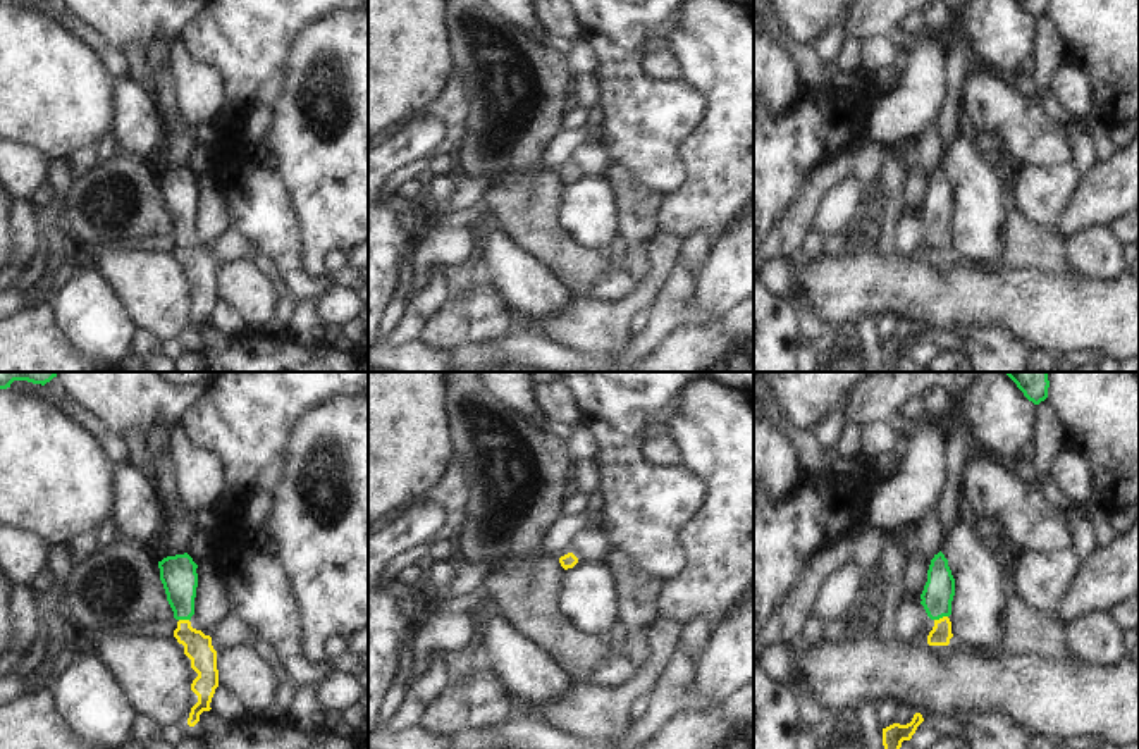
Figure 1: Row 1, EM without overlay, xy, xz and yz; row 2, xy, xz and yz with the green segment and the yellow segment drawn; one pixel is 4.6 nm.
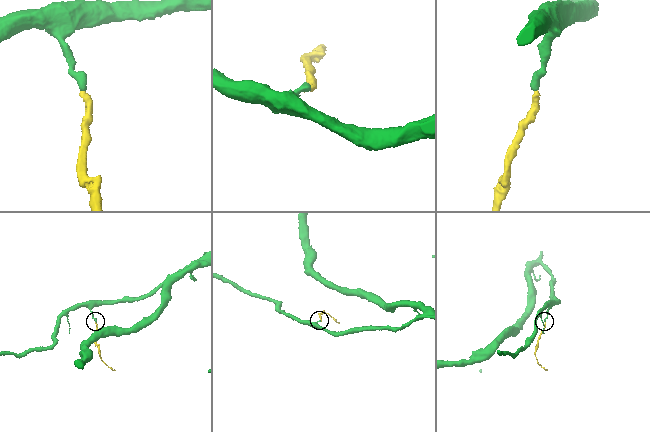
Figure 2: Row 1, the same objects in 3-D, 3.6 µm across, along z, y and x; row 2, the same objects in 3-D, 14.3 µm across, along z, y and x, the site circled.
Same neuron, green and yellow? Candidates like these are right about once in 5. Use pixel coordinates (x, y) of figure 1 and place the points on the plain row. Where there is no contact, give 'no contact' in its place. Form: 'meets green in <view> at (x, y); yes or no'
meets green in yz at (940, 231); yes

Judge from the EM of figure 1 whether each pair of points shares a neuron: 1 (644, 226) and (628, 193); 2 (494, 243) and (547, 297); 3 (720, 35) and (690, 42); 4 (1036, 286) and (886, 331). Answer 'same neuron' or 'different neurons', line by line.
1: same neuron
2: same neuron
3: same neuron
4: different neurons

